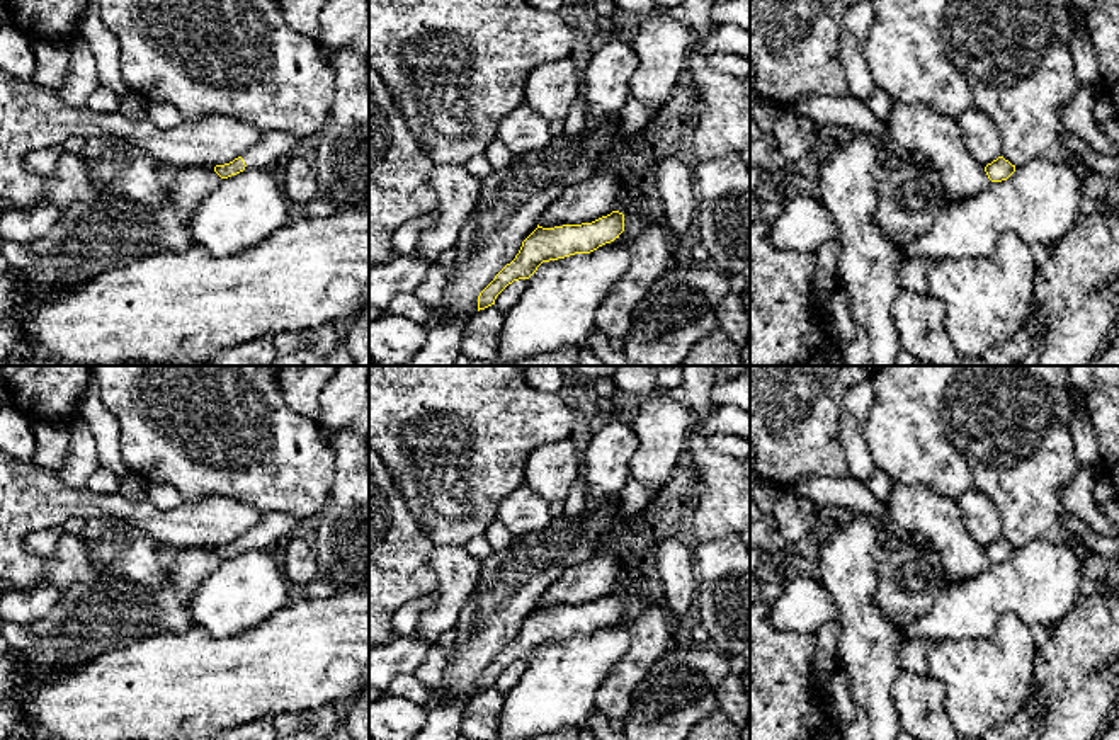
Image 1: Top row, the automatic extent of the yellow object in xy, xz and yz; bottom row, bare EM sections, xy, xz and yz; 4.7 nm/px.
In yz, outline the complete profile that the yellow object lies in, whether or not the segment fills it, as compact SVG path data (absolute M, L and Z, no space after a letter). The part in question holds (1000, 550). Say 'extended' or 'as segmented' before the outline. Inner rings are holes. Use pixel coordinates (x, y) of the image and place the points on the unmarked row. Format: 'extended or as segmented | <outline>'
as segmented | M998 538L997 541L985 548L985 553L991 563L1002 563L1007 561L1015 553L1015 546L1012 546L1003 538Z

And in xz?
as segmented | M612 592L592 604L537 609L522 623L515 640L480 674L478 692L495 686L497 677L514 662L529 660L542 643L575 635L590 635L614 623L624 612L624 595Z

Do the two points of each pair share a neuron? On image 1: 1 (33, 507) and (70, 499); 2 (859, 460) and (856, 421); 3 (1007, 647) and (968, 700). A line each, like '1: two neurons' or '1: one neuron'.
1: one neuron
2: one neuron
3: one neuron

